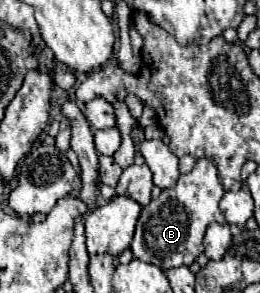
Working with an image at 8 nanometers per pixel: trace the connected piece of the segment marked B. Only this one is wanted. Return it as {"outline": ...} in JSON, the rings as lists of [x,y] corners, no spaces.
{"outline":[[[199,159],[191,173],[181,175],[173,189],[165,189],[157,199],[143,207],[137,221],[131,251],[135,259],[153,263],[157,267],[171,269],[179,265],[191,265],[203,253],[203,235],[209,223],[225,223],[219,211],[219,201],[223,197],[223,187],[215,165],[209,159]]]}

